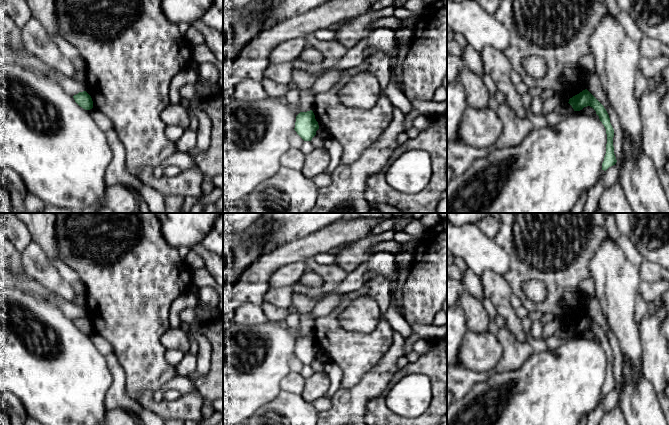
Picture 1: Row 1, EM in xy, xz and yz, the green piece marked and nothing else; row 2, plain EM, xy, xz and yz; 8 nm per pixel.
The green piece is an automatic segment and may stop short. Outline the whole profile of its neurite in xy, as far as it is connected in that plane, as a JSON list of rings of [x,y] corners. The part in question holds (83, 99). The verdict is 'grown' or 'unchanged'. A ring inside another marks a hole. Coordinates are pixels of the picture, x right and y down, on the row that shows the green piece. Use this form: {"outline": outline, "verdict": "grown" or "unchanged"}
{"outline": [[[79,92],[73,96],[75,102],[85,110],[90,110],[93,108],[93,101],[91,96],[86,92]]], "verdict": "unchanged"}

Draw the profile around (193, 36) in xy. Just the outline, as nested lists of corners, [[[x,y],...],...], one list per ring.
[[[190,26],[186,33],[186,40],[191,45],[202,45],[205,44],[205,39],[202,33],[194,26]]]

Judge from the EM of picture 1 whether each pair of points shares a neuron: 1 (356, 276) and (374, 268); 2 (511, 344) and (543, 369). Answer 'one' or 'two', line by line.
1: one
2: two

